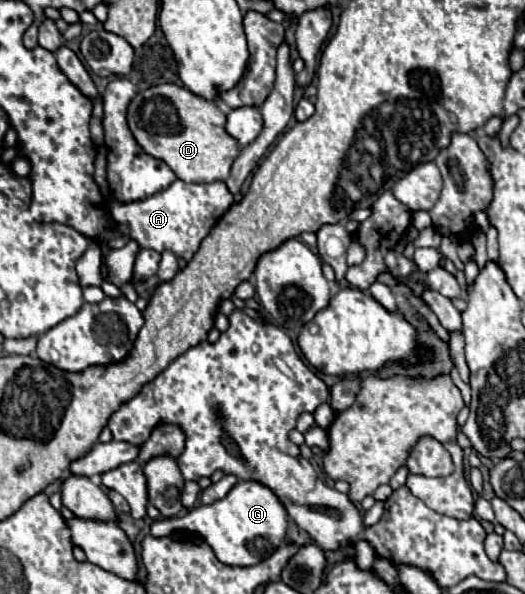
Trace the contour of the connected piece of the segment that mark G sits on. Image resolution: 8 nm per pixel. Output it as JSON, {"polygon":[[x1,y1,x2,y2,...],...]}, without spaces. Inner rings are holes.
{"polygon":[[240,481,224,499,212,505,194,507,186,517,155,520,150,527,150,535,166,537,176,530,192,531,204,537,204,541,214,549,218,561,224,565,248,567,264,561,276,551,276,547,286,537,286,527,286,509,278,497,256,481]]}

